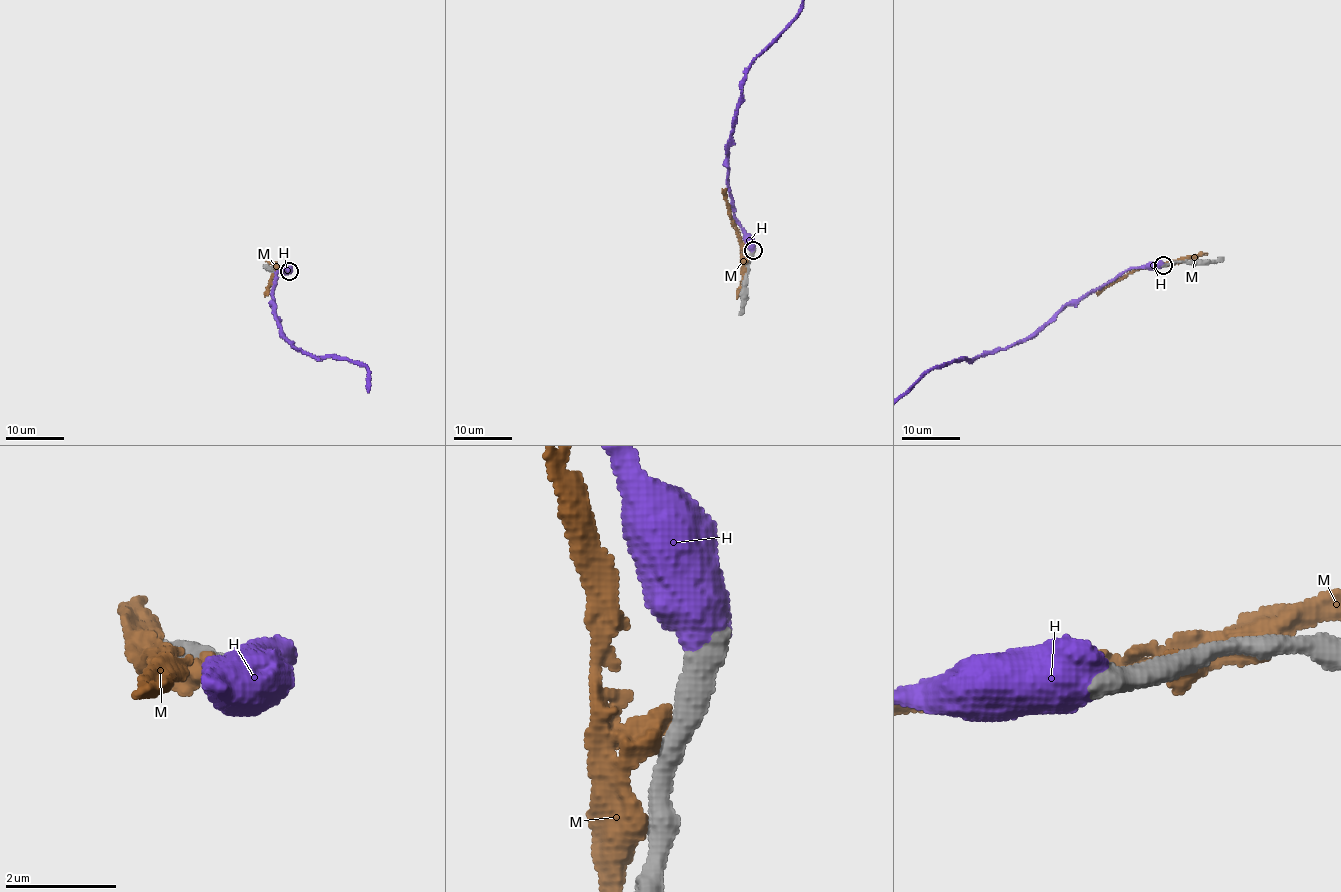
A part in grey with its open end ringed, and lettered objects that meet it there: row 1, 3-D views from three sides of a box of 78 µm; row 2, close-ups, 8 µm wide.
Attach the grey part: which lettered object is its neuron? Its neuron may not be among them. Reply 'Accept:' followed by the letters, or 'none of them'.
Accept: H

